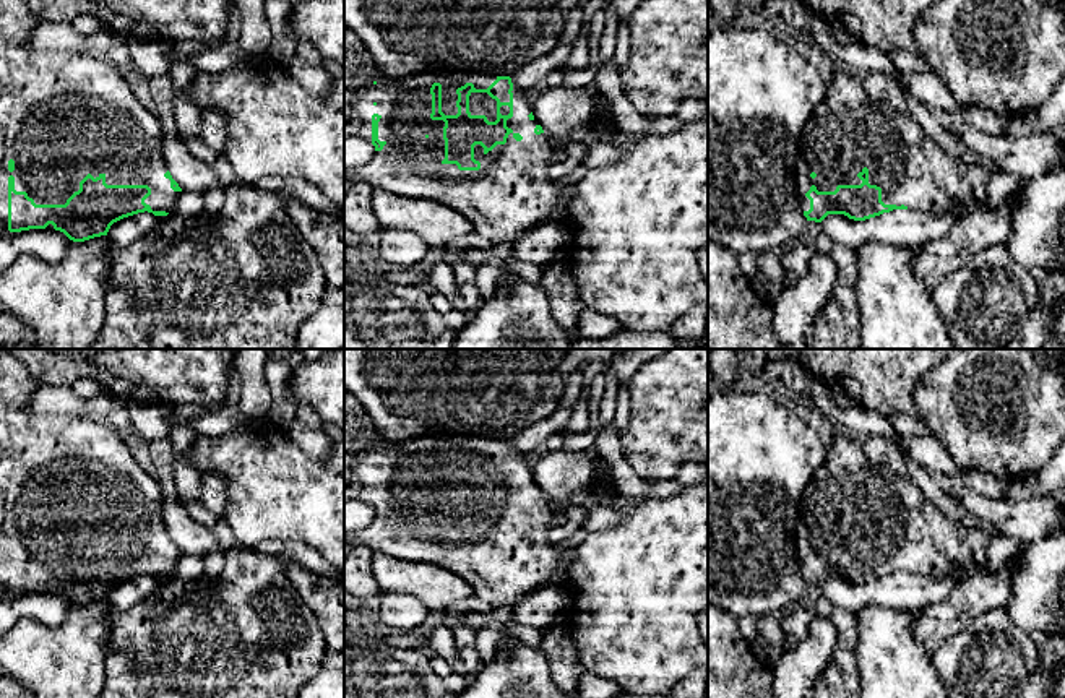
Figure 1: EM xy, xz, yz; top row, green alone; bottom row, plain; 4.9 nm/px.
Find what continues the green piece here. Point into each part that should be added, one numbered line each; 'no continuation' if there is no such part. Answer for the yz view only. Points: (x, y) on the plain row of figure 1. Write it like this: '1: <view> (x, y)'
1: yz (849, 494)

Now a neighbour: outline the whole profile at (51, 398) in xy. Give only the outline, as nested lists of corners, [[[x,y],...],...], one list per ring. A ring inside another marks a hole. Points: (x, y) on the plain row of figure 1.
[[[67,385],[37,386],[26,403],[26,407],[34,414],[80,416],[94,422],[104,422],[120,406],[123,406],[122,399],[112,398],[104,391],[91,401],[84,401]]]

